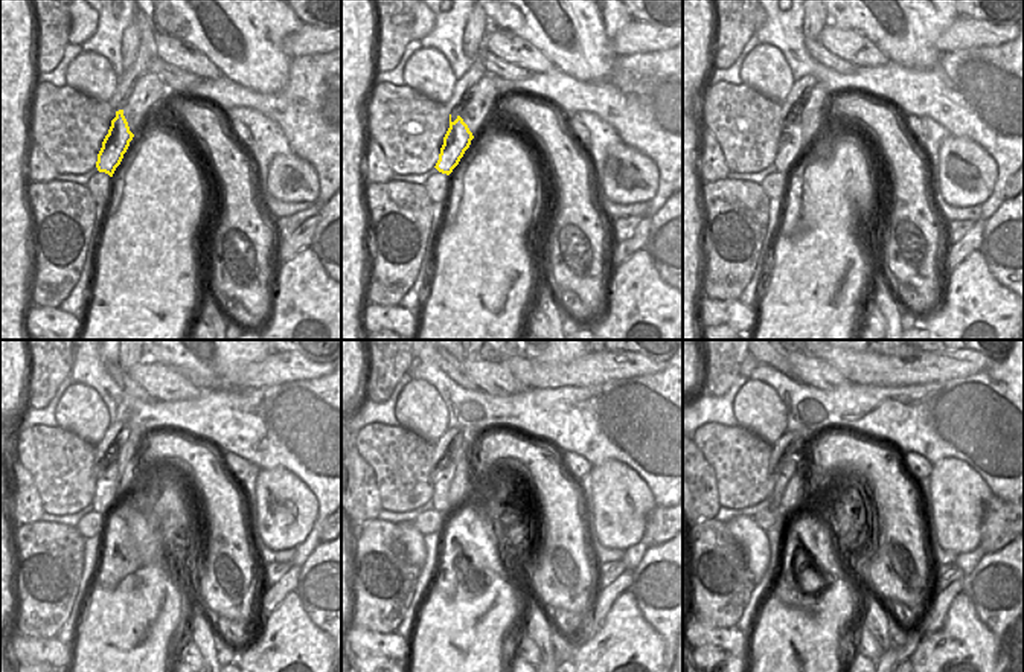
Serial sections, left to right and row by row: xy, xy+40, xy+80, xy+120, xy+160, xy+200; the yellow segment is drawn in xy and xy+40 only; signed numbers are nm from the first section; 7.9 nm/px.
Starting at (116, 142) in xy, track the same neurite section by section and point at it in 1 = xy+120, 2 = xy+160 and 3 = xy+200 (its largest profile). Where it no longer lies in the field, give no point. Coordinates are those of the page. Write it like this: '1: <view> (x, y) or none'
1: xy+120 (107, 480)
2: xy+160 (441, 479)
3: xy+200 (779, 477)

